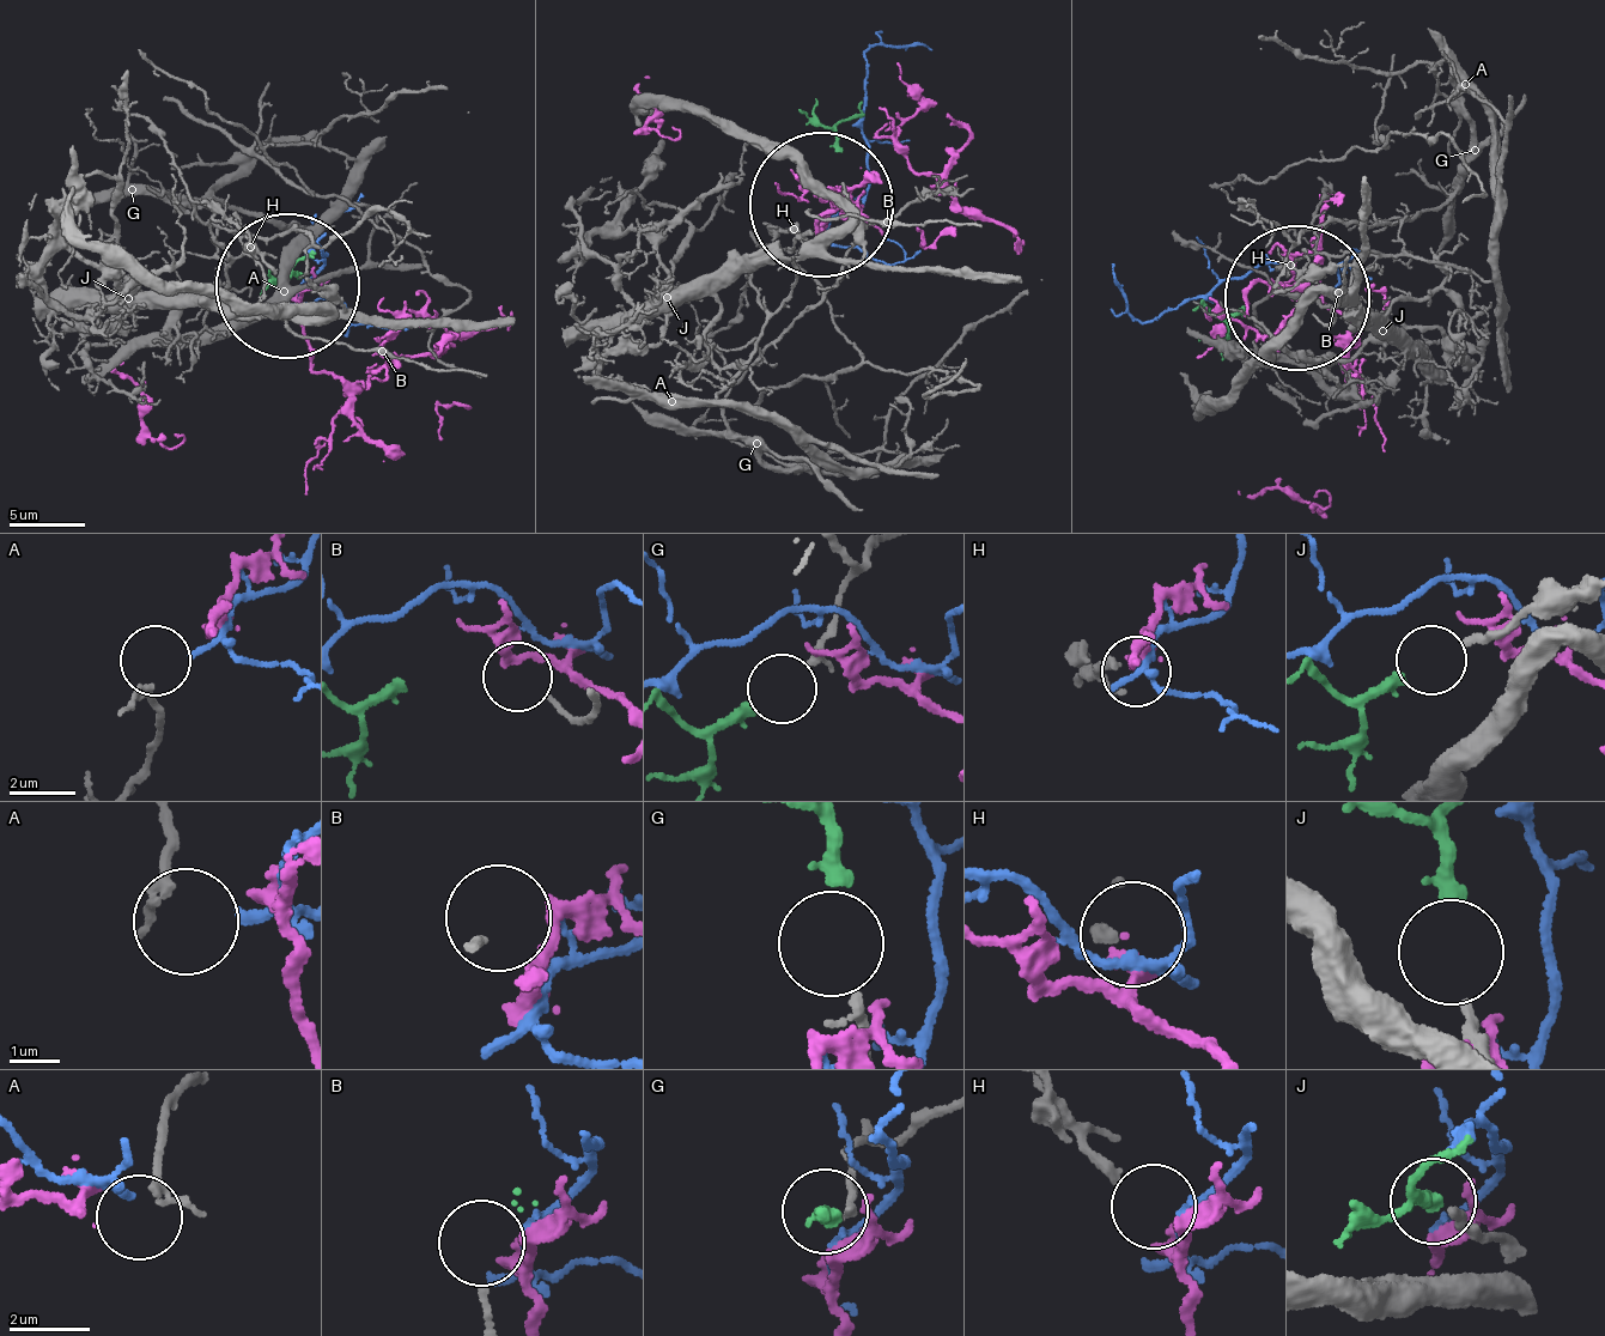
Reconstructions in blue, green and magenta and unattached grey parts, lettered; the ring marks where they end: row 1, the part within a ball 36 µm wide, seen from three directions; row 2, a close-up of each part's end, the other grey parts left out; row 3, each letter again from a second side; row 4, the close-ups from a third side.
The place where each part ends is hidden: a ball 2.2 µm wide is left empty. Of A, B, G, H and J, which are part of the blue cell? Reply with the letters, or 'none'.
A

